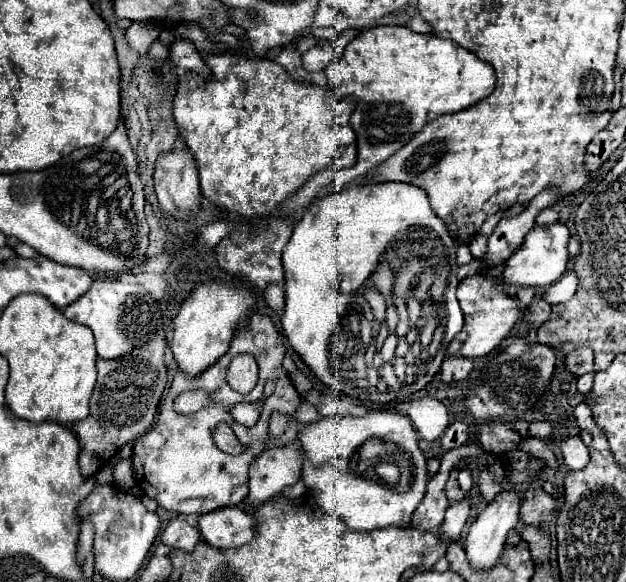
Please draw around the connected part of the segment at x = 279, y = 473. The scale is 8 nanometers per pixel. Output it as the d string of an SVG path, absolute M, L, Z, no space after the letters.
M295 446L271 448L257 456L249 466L249 502L259 506L285 486L295 484L301 476L301 464L303 454Z

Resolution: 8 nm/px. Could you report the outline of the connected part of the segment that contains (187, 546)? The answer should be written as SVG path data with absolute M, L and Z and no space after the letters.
M183 516L173 518L161 534L163 544L177 548L177 550L185 550L185 552L191 552L199 540L201 540L199 530L195 526L191 526Z

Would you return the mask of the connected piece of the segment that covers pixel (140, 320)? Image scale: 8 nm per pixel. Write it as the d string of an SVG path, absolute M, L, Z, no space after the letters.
M97 278L79 300L63 308L63 316L91 328L99 358L119 358L151 340L161 320L161 304L155 302L141 284Z

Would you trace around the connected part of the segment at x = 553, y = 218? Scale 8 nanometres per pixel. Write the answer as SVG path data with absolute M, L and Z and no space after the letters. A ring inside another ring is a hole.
M547 208L547 210L541 210L539 212L539 216L537 216L537 220L535 220L535 224L539 224L539 226L549 226L551 222L555 224L555 222L559 222L561 218L559 218L559 212L555 210L555 208Z

